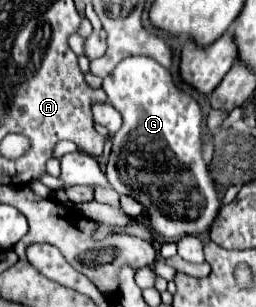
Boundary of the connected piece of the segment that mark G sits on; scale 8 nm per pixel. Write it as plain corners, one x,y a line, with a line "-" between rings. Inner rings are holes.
129,56
121,60
113,74
103,80
103,90
109,104
123,116
123,128
113,138
113,150
105,170
111,188
145,206
155,236
171,242
183,236
207,236
219,214
221,200
201,154
203,114
197,100
179,90
171,72
147,56

